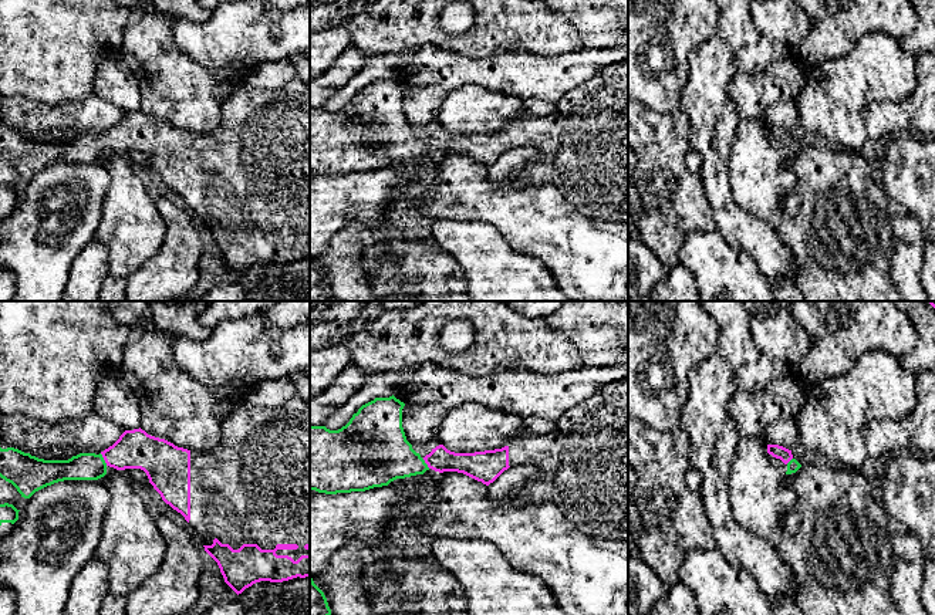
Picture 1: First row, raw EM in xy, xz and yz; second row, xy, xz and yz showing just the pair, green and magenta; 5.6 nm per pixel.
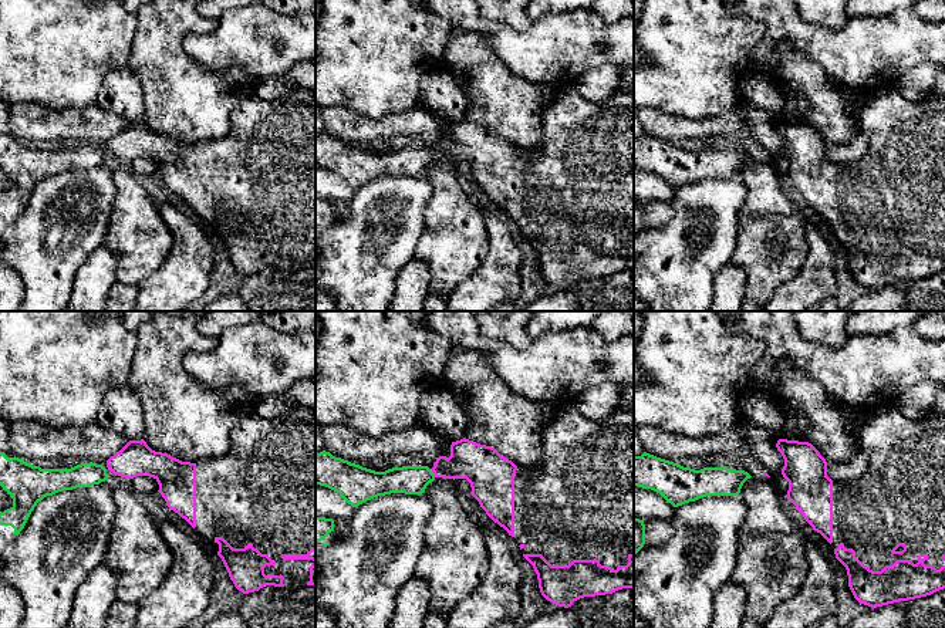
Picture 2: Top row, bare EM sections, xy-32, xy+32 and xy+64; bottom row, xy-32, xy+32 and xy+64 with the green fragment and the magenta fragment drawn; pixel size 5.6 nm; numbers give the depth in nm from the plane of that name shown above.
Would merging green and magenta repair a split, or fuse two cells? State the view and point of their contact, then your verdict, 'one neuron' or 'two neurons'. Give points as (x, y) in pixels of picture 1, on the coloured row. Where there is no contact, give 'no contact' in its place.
meets green in xy at (103, 459); one neuron

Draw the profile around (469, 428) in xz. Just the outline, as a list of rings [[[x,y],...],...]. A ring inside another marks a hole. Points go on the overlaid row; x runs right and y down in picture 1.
[[[466,402],[449,409],[438,433],[441,443],[455,453],[475,453],[509,446],[523,430],[519,416]]]

